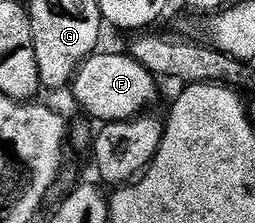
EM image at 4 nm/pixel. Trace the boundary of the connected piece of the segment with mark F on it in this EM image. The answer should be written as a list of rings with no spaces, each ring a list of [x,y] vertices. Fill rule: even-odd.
[[[124,51],[104,52],[88,56],[81,69],[73,77],[71,93],[77,104],[89,116],[101,120],[102,125],[113,124],[116,120],[132,120],[144,113],[157,100],[158,77],[139,66]]]

